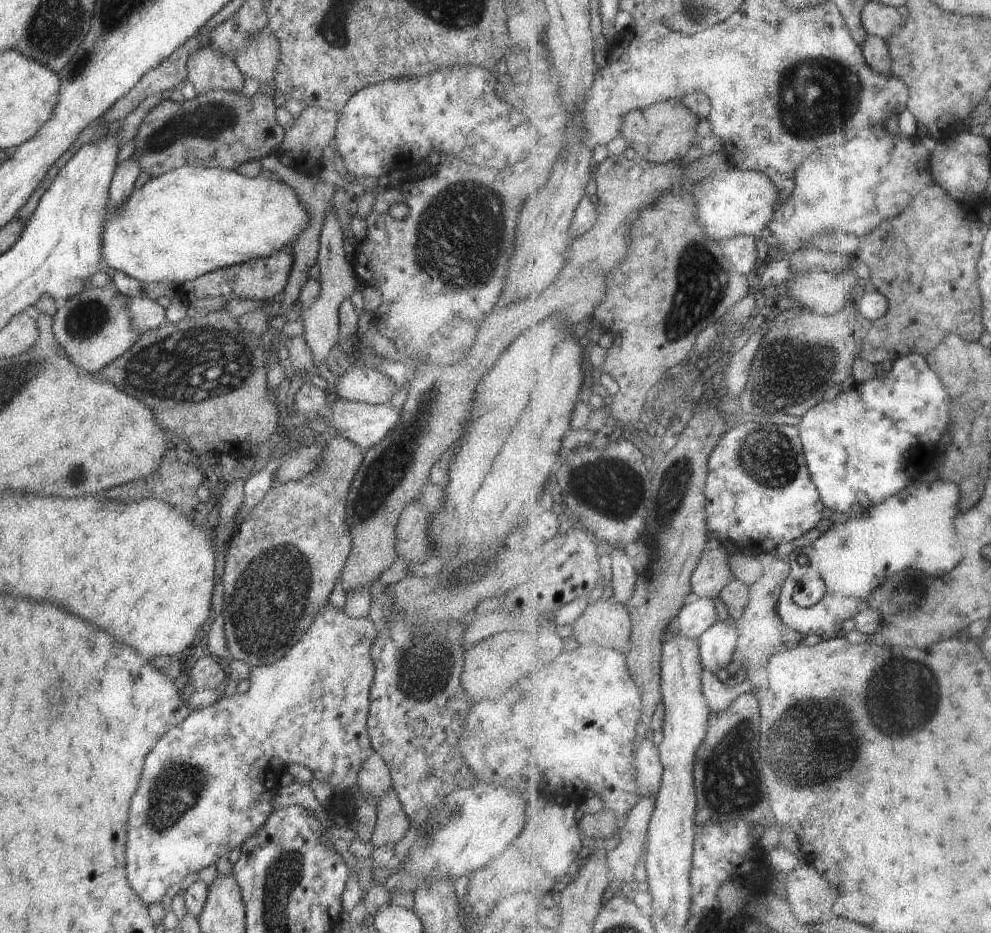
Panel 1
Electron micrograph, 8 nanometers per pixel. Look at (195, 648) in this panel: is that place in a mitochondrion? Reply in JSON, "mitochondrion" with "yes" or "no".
{"mitochondrion":"no"}

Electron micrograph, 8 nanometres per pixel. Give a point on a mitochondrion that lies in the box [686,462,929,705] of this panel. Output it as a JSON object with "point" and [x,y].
{"point":[904,595]}

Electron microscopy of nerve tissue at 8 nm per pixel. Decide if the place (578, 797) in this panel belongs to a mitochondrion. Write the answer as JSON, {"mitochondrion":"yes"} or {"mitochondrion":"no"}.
{"mitochondrion":"no"}

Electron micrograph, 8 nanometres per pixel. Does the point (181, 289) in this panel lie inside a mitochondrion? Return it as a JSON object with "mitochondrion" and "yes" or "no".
{"mitochondrion":"no"}

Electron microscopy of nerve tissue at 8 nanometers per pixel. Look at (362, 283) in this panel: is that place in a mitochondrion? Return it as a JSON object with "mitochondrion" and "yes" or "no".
{"mitochondrion":"no"}

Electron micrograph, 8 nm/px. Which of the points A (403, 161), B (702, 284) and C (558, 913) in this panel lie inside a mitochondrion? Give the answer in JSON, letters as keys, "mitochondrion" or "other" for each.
{"A":"other","B":"mitochondrion","C":"other"}

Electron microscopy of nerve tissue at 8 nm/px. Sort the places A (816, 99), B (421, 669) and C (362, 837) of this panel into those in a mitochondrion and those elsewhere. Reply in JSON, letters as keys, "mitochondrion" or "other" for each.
{"A":"mitochondrion","B":"mitochondrion","C":"other"}

